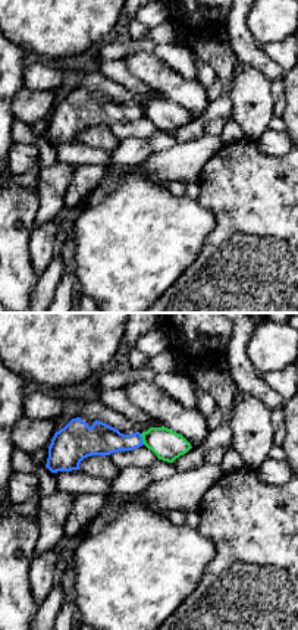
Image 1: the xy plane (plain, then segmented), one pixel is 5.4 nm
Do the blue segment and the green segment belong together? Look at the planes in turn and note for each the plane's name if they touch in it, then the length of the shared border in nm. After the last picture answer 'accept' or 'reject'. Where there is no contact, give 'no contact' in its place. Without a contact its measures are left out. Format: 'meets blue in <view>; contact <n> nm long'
meets blue in xy; contact 70 nm long

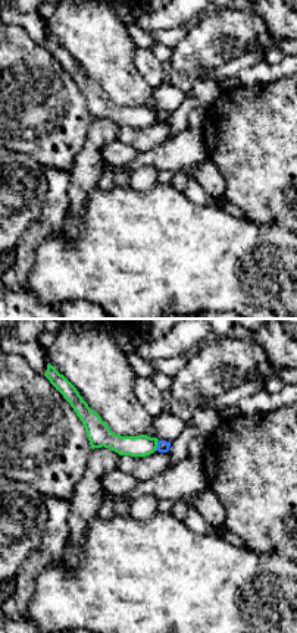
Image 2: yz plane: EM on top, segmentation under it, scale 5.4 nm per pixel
meets blue in yz; contact 70 nm long

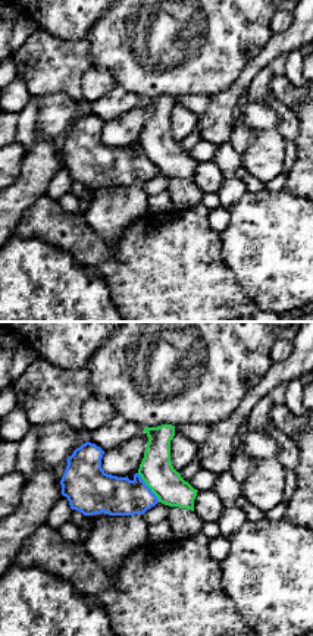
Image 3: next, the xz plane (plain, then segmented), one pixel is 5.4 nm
meets blue in xz; contact 200 nm long

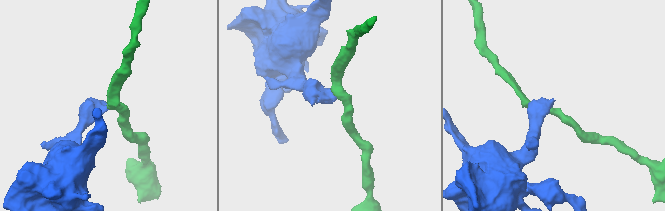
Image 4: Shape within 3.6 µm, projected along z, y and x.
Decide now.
reject

